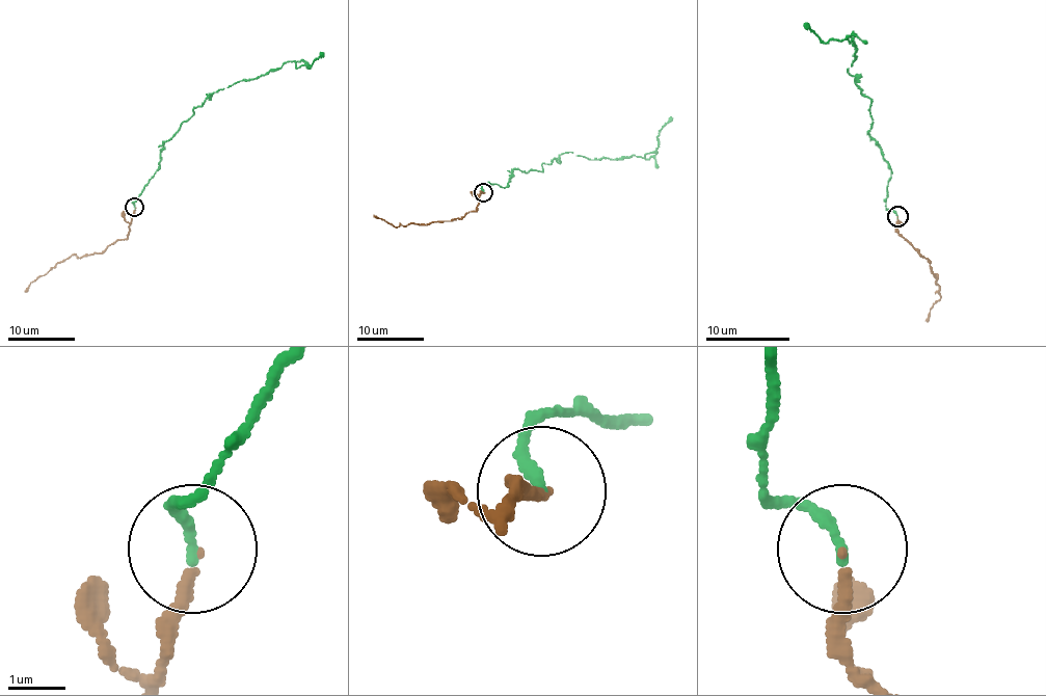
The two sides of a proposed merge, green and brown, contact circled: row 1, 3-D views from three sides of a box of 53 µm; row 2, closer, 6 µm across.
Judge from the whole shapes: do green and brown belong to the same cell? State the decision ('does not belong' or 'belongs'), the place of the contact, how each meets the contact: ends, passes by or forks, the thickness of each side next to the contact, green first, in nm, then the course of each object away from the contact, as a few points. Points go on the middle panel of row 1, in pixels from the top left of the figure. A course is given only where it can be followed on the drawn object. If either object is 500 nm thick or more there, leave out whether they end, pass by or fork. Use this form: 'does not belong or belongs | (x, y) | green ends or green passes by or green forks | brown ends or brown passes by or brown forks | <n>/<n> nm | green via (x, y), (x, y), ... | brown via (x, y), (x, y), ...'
belongs | (483, 192) | green ends | brown ends | 200/160 nm | green via (484, 192), (484, 183), (506, 187), (514, 169), (541, 171), (563, 153), (644, 157), (672, 117) | brown via (484, 192), (473, 212), (449, 220), (394, 226), (373, 215)

